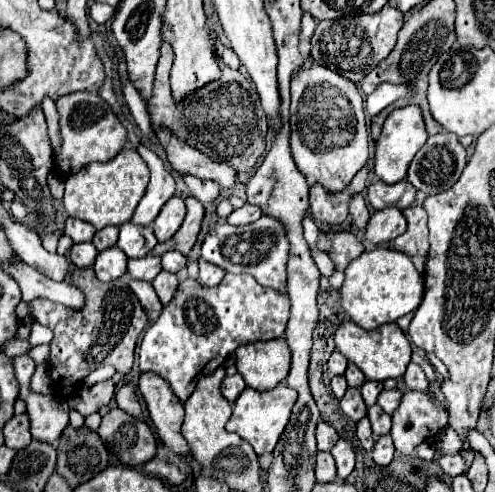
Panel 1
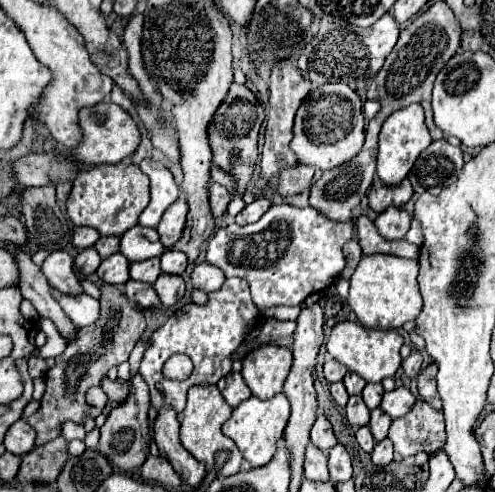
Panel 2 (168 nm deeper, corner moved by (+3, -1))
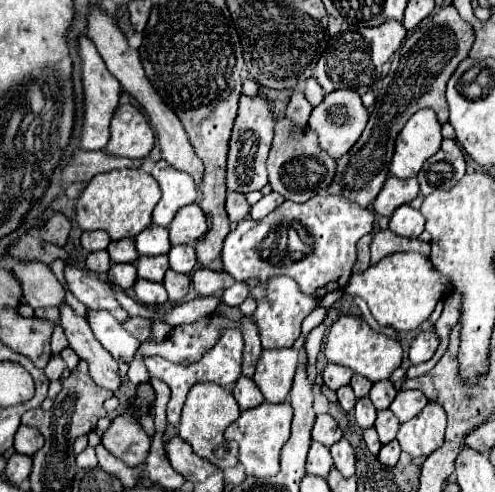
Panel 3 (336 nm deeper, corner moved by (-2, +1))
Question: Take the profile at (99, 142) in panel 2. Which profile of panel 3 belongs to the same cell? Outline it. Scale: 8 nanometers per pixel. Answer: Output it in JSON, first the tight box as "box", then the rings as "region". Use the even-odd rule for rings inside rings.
{"box":[105,105,155,159],"region":[[[119,105],[111,119],[111,137],[105,145],[107,155],[143,159],[155,143],[155,133],[143,113],[133,105]]]}

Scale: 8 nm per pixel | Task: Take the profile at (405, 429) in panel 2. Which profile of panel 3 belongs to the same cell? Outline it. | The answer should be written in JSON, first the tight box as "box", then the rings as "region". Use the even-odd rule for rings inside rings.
{"box":[397,401,445,457],"region":[[[429,401],[419,415],[411,421],[401,423],[397,431],[397,441],[405,453],[411,457],[431,455],[443,445],[445,435],[445,411],[439,403]]]}

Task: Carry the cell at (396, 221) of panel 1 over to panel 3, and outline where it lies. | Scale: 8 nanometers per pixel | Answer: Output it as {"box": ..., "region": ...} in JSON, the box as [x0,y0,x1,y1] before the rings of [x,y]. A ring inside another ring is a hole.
{"box":[389,205,425,237],"region":[[[411,205],[397,207],[393,217],[389,219],[389,229],[395,235],[415,235],[415,237],[419,237],[423,227],[425,227],[423,215],[417,209],[413,209]]]}

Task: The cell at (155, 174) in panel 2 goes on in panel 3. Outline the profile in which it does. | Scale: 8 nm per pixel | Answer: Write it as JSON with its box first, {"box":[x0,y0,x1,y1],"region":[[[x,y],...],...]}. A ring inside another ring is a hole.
{"box":[151,159,197,227],"region":[[[159,159],[155,163],[155,167],[151,169],[151,175],[155,177],[155,181],[159,183],[161,193],[163,193],[161,201],[157,203],[157,207],[153,211],[153,223],[167,227],[181,207],[185,207],[197,199],[197,187],[195,187],[191,175],[171,167],[163,159]]]}

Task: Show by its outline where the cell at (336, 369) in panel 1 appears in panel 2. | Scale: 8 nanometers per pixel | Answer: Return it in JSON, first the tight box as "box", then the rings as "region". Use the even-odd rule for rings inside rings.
{"box":[324,359,348,383],"region":[[[328,359],[328,361],[324,363],[324,377],[326,377],[328,383],[342,381],[344,375],[346,375],[346,371],[348,371],[348,369],[346,369],[342,363],[334,361],[334,359]]]}

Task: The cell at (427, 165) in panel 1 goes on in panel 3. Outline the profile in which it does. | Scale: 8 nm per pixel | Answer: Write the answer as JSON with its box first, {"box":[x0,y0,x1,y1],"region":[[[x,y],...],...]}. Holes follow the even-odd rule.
{"box":[417,139,465,195],"region":[[[445,139],[441,143],[441,149],[429,157],[417,179],[421,183],[421,195],[431,195],[435,189],[451,189],[459,183],[459,179],[465,175],[465,155],[457,141]]]}

